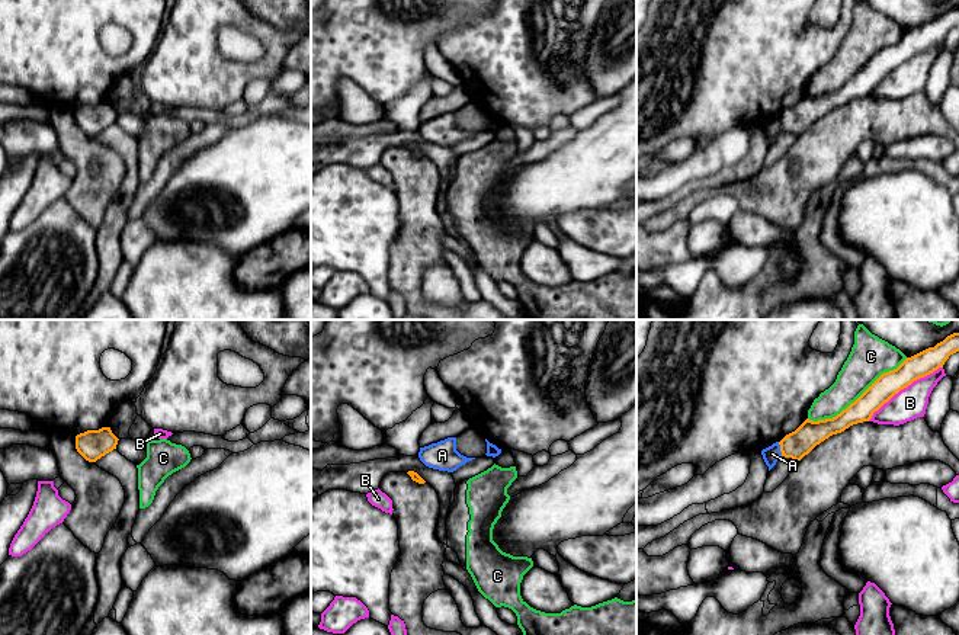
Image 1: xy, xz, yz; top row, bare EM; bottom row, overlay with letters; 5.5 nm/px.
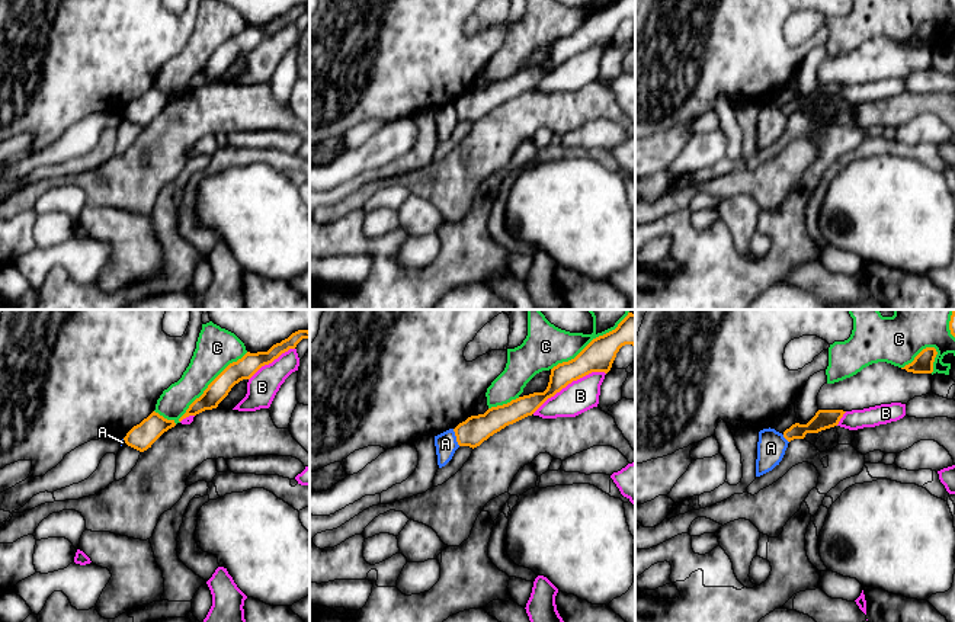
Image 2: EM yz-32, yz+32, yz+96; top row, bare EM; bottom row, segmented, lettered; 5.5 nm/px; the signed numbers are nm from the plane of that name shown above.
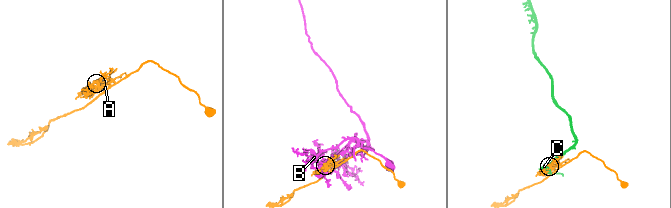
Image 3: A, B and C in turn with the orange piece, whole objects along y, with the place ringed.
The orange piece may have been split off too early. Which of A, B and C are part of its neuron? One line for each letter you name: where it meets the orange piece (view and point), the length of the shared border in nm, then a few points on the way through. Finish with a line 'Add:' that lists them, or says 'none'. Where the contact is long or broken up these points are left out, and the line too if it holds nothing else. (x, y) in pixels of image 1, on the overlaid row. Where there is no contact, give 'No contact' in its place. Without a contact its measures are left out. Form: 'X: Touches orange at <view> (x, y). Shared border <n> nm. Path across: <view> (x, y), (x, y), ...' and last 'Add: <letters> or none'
Add: none

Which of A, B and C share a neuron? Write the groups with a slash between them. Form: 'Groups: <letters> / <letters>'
Groups: A / B / C

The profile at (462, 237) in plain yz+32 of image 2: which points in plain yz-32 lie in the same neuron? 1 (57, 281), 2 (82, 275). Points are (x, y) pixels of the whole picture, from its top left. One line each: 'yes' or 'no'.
1: yes
2: no

